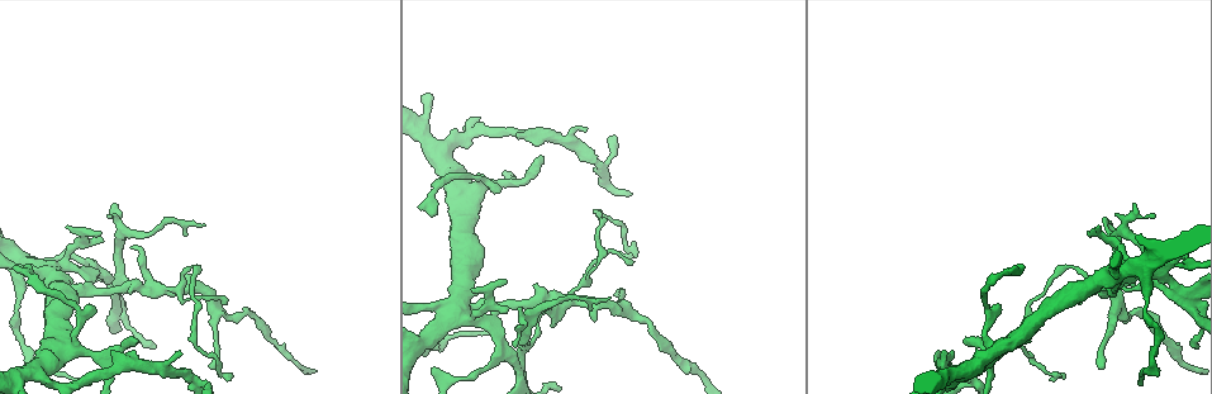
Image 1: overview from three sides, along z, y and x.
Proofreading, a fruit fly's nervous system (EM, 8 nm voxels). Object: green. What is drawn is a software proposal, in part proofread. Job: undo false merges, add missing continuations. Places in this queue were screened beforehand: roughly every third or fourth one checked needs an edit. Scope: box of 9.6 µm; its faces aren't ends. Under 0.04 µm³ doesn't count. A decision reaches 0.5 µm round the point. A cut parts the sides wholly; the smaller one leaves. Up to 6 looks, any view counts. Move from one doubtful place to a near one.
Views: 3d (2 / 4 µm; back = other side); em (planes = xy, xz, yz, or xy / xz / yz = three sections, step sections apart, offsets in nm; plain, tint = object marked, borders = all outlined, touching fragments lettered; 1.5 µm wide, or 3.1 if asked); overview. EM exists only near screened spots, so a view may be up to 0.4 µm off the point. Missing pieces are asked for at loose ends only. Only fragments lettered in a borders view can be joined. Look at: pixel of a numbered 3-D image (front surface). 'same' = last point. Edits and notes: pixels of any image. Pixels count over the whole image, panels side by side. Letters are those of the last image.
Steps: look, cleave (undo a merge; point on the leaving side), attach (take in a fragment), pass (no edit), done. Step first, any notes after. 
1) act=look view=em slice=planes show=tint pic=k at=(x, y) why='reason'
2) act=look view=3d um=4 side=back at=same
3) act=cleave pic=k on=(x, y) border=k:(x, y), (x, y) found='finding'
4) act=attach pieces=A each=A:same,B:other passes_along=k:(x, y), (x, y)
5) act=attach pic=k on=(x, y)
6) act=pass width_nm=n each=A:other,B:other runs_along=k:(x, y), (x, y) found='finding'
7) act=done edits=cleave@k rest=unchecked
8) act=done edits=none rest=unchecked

act=look view=3d um=2 pic=1 at=(203, 224) why='thin end'

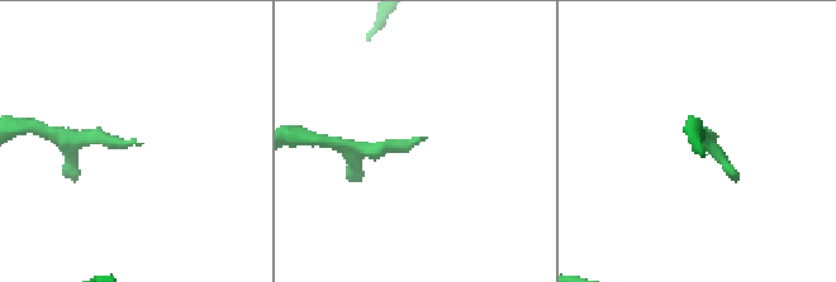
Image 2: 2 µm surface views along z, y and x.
act=look view=em slice=planes show=borders pic=2 at=(134, 143) why='shape alone is not enough'

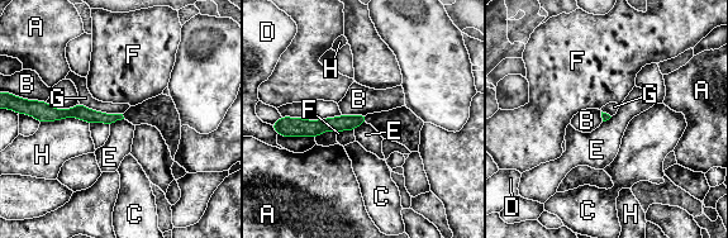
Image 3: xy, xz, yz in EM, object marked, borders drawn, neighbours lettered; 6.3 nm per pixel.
act=pass each=A:other,B:other,C:other,D:other,E:other,F:other,G:other,H:other border=3:(123, 118), (110, 125) found='no lettered fragment goes on from it'

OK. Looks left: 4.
act=look view=3d um=2 pic=1 at=(1145, 313) why='thin neck'

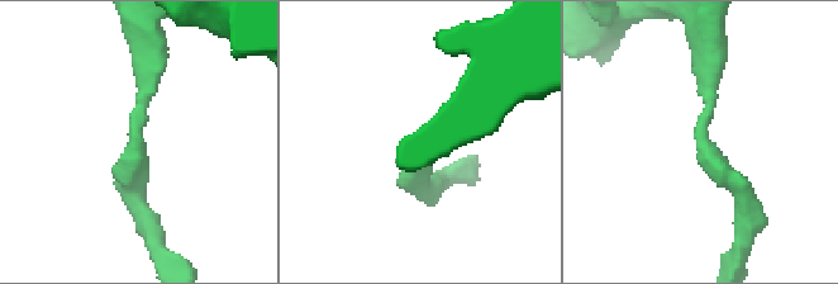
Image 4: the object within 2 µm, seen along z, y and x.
act=look view=em slice=xz step=4 show=tint pic=4 at=(707, 133) why='now the EM'

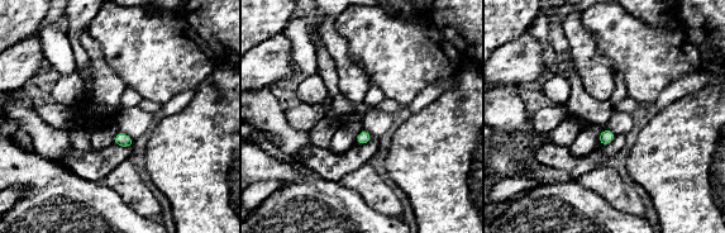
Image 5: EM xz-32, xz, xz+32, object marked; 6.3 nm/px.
act=look view=em slice=yz step=4 show=borders at=same

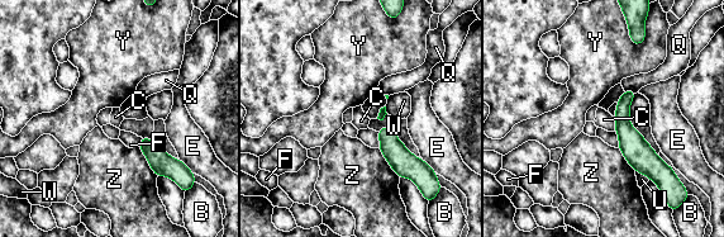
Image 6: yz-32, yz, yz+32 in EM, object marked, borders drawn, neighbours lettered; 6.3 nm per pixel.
act=pass width_nm=30 each=B:other,C:other,E:other,F:other,Q:other,U:other,W:other,Y:other,Z:other border=6:(637, 93), (629, 108), (629, 117) found='one neuron here'

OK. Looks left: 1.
act=done edits=none rest=unchecked

